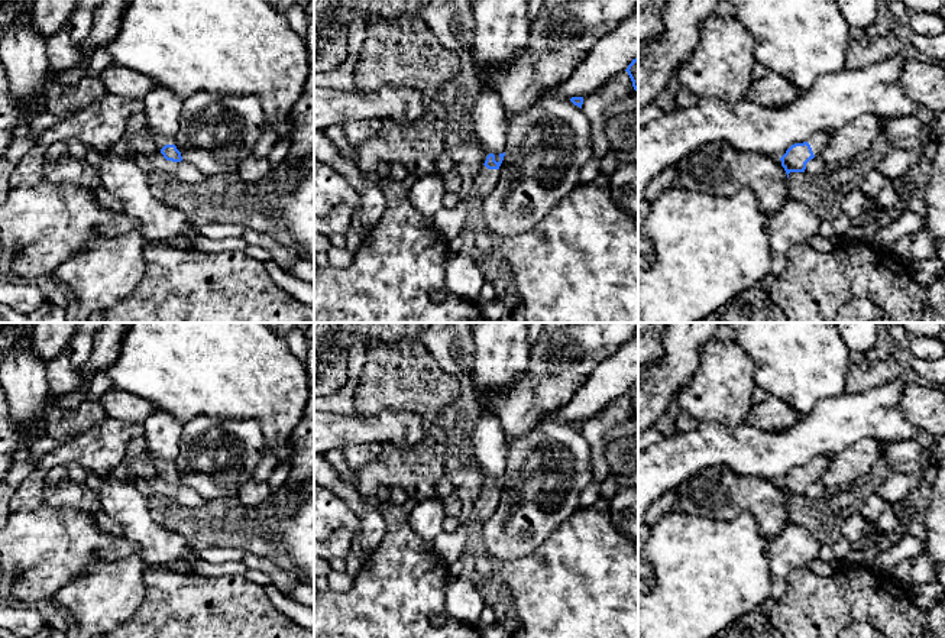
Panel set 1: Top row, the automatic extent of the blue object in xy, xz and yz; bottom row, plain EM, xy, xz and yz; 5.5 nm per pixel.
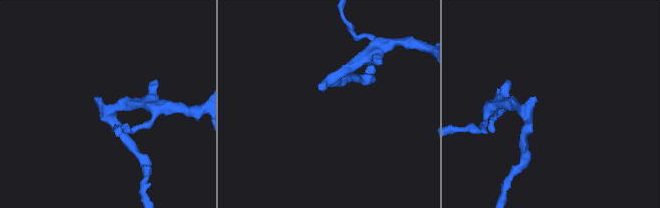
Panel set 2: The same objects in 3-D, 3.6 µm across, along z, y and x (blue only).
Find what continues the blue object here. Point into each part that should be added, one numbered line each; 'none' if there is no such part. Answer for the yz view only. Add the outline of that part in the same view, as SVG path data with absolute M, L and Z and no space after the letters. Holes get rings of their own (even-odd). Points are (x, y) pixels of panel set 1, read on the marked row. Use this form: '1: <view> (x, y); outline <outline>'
1: yz (818, 141); outline M826 129L826 130L821 130L816 132L809 140L808 143L812 148L813 155L819 155L822 148L826 145L826 142L831 139L834 129Z

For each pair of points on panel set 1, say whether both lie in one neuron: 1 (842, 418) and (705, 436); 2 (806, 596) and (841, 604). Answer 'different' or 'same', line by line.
1: same
2: same

